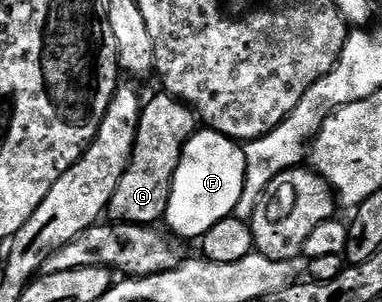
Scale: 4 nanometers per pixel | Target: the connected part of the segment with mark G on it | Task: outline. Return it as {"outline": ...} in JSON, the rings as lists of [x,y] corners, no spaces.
{"outline":[[[162,91],[156,93],[152,101],[144,104],[131,162],[107,205],[110,220],[115,223],[155,225],[166,218],[173,175],[179,166],[185,143],[197,131],[195,112],[185,102]]]}

